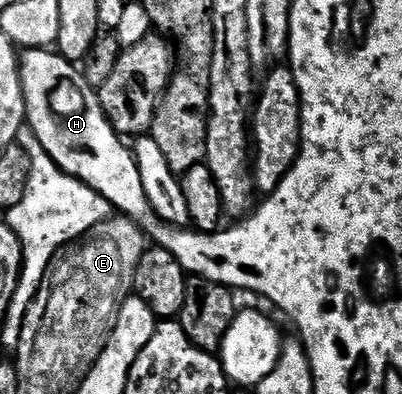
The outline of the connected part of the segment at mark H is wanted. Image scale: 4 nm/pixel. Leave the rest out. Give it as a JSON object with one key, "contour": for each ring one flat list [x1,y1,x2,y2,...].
{"contour":[[50,49,25,50,20,64,26,125,55,163,74,177,74,149,94,149,94,141,115,141,120,135,108,123,96,90,87,83,77,64]]}

